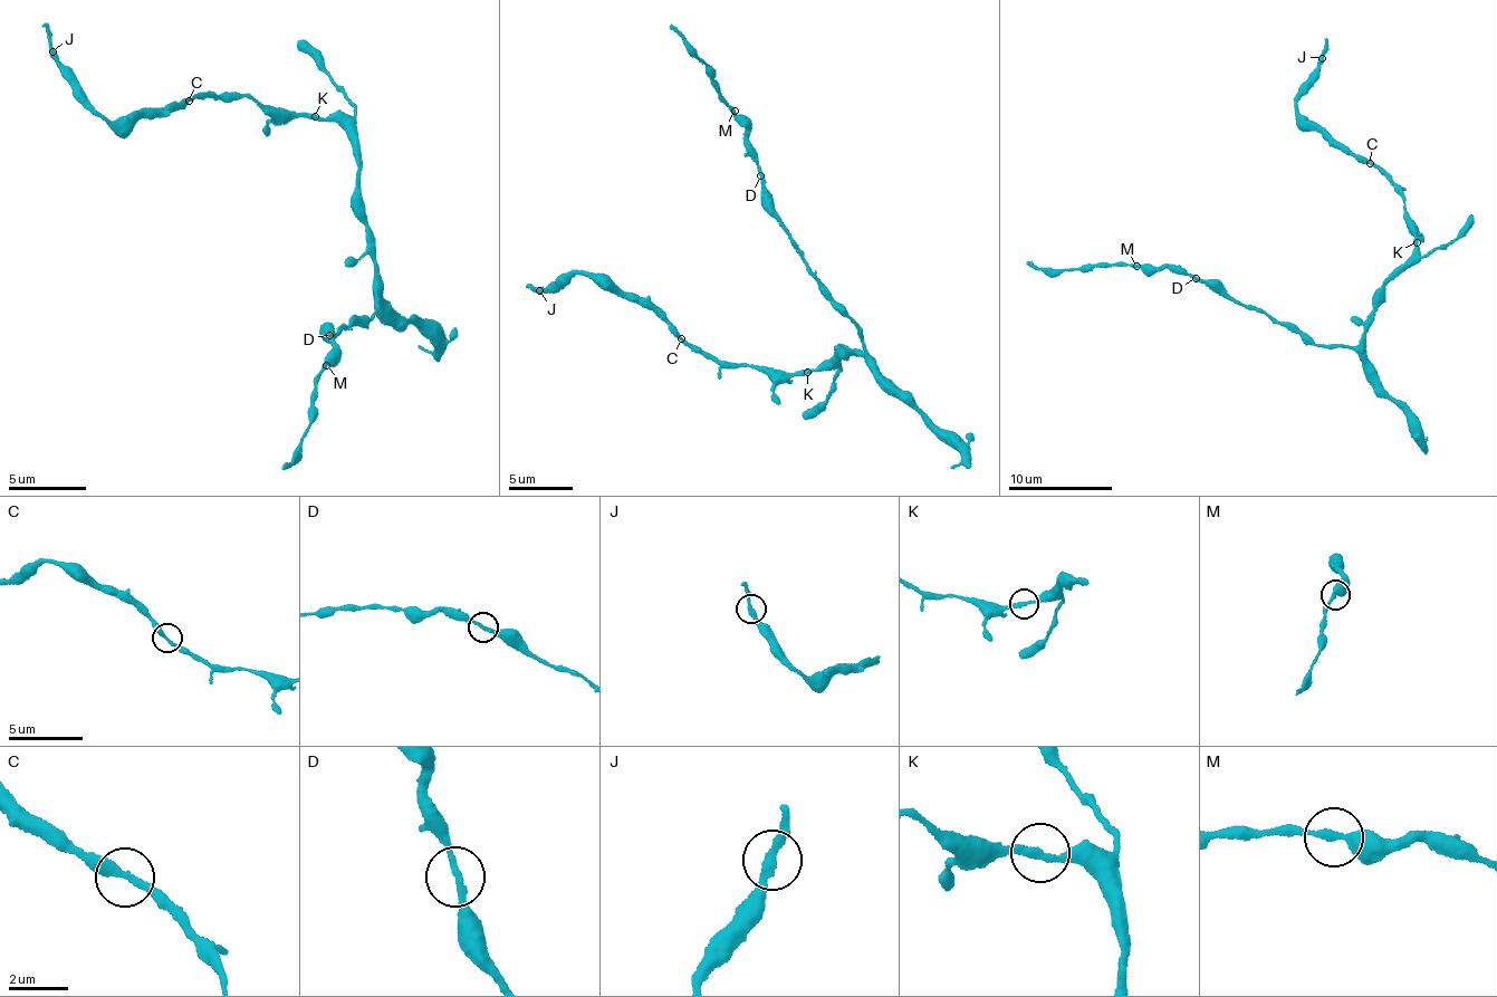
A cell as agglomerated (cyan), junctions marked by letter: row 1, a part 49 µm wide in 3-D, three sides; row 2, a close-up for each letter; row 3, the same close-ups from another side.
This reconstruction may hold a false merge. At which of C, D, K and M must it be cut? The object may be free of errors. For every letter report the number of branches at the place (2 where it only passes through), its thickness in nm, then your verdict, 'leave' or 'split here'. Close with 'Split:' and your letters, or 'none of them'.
C: branches 2; calibre 280 nm; leave
D: branches 2; calibre 220 nm; leave
K: branches 2; calibre 240 nm; leave
M: branches 2; calibre 300 nm; leave
Split: none of them

